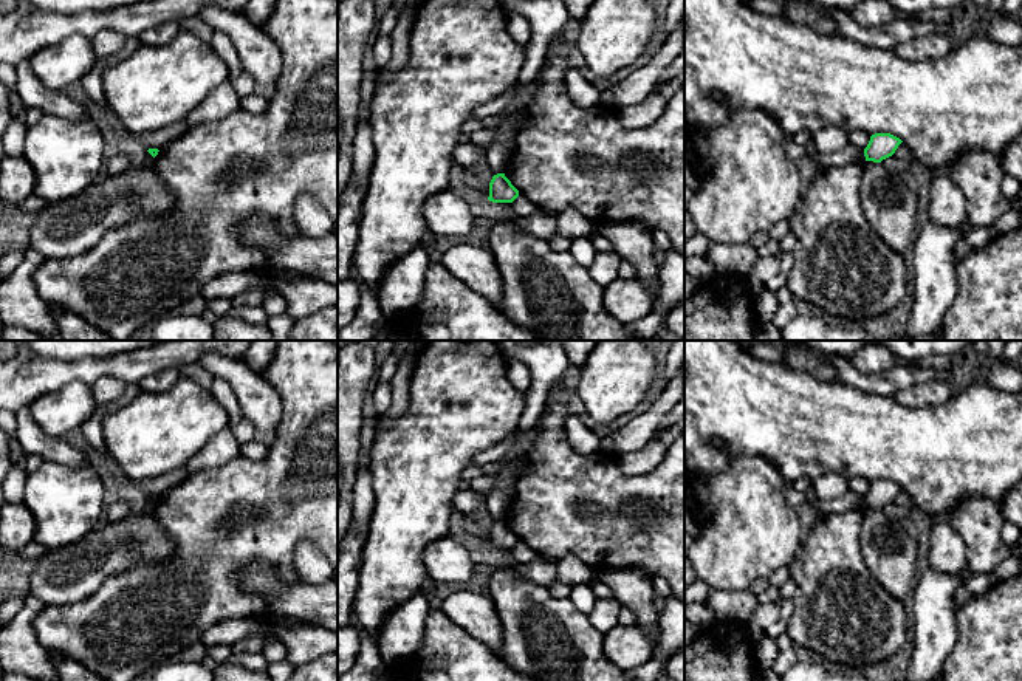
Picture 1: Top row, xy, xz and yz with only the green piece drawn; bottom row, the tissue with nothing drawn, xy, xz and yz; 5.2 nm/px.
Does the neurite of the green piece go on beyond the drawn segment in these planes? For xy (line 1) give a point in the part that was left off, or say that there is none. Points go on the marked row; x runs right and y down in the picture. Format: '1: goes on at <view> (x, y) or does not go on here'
1: does not go on here

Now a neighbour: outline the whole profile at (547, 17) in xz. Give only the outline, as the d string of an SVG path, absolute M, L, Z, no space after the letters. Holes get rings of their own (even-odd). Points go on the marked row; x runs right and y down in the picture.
M499 0L505 11L523 15L531 25L526 59L519 76L523 87L534 82L544 67L551 39L562 31L568 17L564 0Z

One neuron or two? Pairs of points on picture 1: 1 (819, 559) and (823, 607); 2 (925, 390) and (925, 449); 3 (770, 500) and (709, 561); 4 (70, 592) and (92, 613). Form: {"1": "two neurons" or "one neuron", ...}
{"1": "one neuron", "2": "two neurons", "3": "one neuron", "4": "two neurons"}

